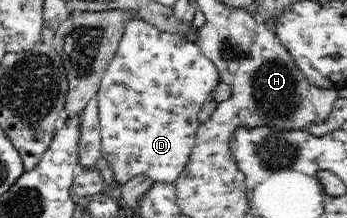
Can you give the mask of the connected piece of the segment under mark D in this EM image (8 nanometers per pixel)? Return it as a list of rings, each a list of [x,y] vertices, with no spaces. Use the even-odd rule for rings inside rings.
[[[133,21],[127,27],[127,33],[118,47],[115,57],[110,61],[109,67],[103,74],[100,88],[98,89],[99,102],[99,117],[100,117],[100,132],[102,137],[102,155],[106,162],[110,174],[112,175],[112,182],[119,187],[125,185],[137,177],[145,177],[151,179],[154,183],[165,183],[166,185],[174,184],[177,179],[184,173],[187,163],[189,163],[197,130],[201,123],[199,123],[199,113],[205,101],[211,99],[211,92],[215,91],[215,87],[223,82],[218,72],[217,66],[213,63],[209,56],[195,43],[189,41],[185,37],[178,34],[170,33],[170,31],[159,30],[153,23],[146,21]]]

